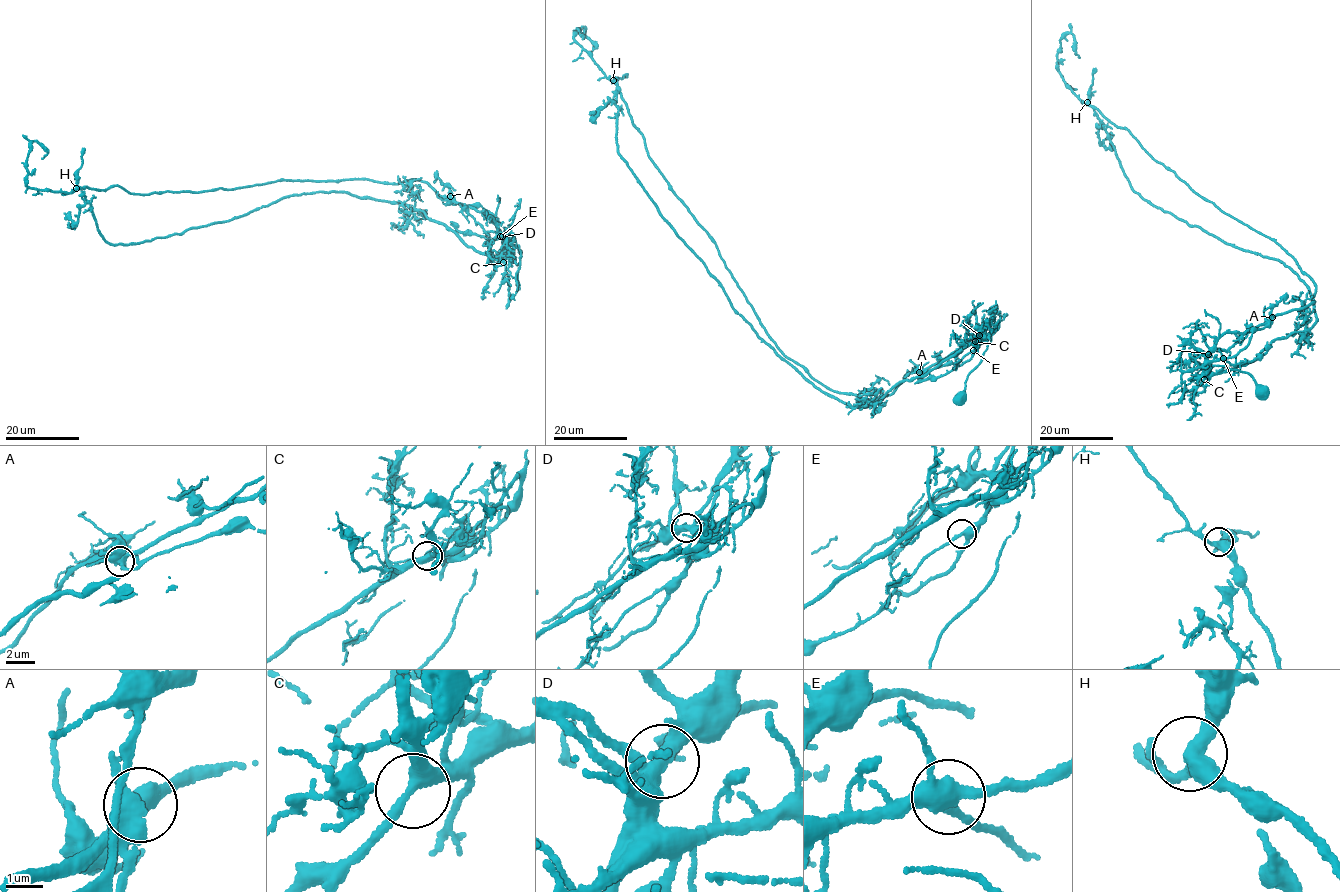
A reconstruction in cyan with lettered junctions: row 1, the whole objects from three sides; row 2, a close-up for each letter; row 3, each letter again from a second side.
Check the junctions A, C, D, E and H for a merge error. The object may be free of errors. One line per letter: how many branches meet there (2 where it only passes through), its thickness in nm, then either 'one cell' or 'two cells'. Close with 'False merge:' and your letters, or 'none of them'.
A: 2 | 440 nm | one cell
C: 3 | 340 nm | one cell
D: 3 | 400 nm | two cells
E: 3 | 380 nm | one cell
H: 3 | 360 nm | one cell
False merge: D

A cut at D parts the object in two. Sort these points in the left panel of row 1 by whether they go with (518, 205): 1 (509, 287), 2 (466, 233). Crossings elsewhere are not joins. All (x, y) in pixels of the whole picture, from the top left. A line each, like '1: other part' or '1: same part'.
1: same part
2: other part

